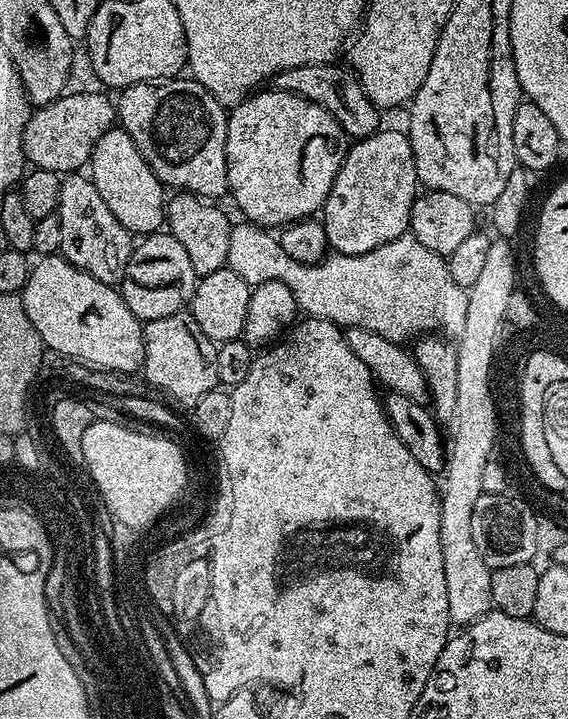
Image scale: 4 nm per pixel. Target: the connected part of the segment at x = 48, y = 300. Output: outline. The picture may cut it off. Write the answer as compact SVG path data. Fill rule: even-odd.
M45 256L31 265L22 293L22 311L40 336L41 345L68 360L79 360L97 368L139 373L144 367L144 329L111 284L98 282L90 274L69 264L63 256Z

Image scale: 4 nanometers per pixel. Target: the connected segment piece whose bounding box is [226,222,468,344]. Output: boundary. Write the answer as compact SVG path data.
M236 222L230 230L226 266L249 286L270 280L295 285L296 280L304 280L302 308L309 317L329 320L345 329L370 330L395 344L435 333L435 328L441 328L445 337L456 338L466 326L468 292L453 282L447 259L422 246L411 234L394 238L386 246L361 256L329 254L317 264L300 264L282 250L271 231L258 224Z

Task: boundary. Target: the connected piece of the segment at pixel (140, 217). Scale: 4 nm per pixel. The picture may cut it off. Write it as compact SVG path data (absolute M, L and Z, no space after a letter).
M119 126L110 127L106 130L106 134L102 134L102 138L98 138L98 142L92 151L91 168L92 185L98 190L98 194L102 194L102 202L106 202L106 206L110 206L110 214L114 214L114 218L118 218L118 222L122 222L125 230L133 234L151 234L165 223L165 185L161 184L160 179L156 177L156 171L149 166L146 158L138 150L138 146L134 146L130 134L126 134L123 128Z

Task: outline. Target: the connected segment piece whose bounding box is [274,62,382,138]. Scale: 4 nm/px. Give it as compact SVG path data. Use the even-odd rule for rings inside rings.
M339 63L315 64L314 66L298 66L282 70L274 78L274 88L277 92L289 92L305 96L310 102L321 104L326 109L333 107L332 100L336 103L334 115L337 122L352 138L373 136L381 131L381 109L366 94L366 90L360 84L359 79L347 67L339 68Z

